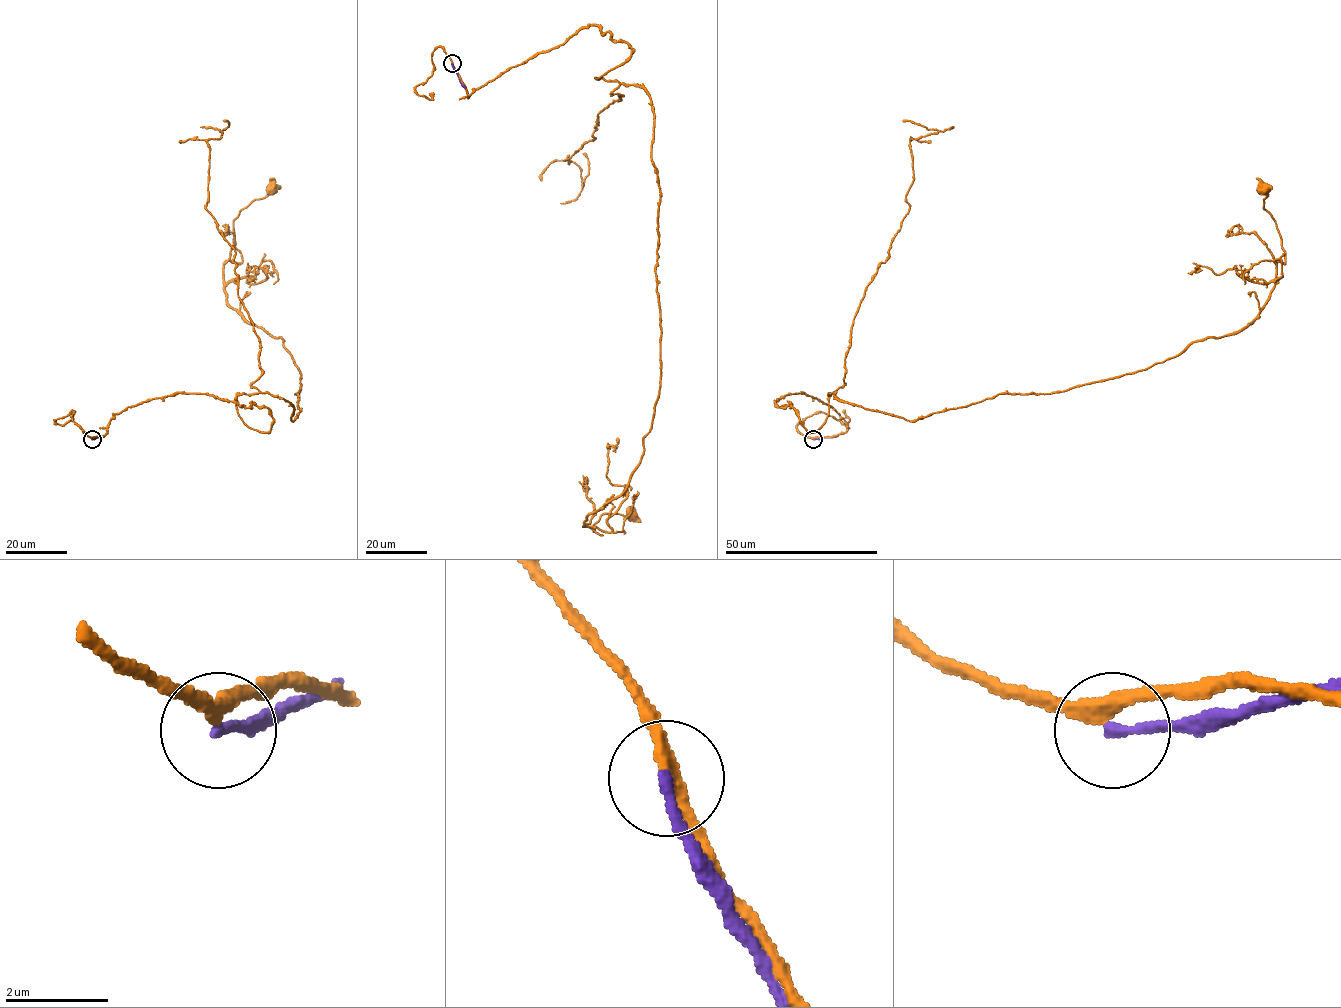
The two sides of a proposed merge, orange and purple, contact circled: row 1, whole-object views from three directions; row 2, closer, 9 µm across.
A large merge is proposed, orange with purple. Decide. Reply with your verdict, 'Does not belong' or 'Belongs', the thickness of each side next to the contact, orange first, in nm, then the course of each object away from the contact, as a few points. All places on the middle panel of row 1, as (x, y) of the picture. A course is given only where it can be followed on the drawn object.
Does not belong. Thickness 280 nm (orange) against 200 nm. Course of orange: (452, 64), (468, 97), (591, 25), (633, 49), (596, 78), (654, 114), (660, 384), (583, 526), (631, 512). Course of purple: (452, 64), (465, 88)

